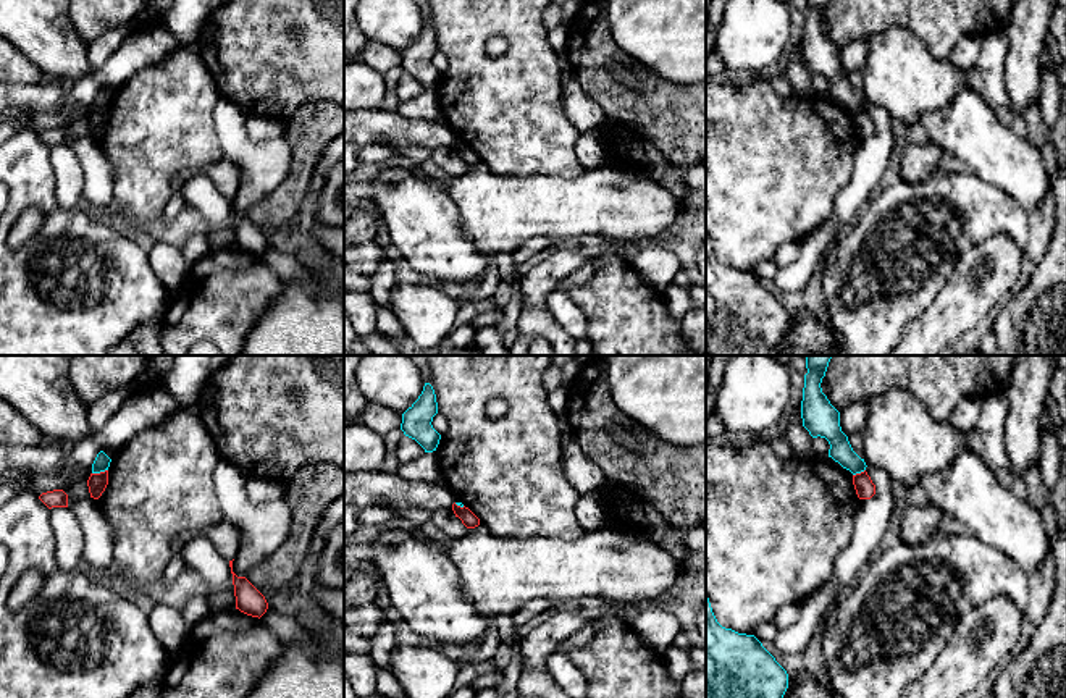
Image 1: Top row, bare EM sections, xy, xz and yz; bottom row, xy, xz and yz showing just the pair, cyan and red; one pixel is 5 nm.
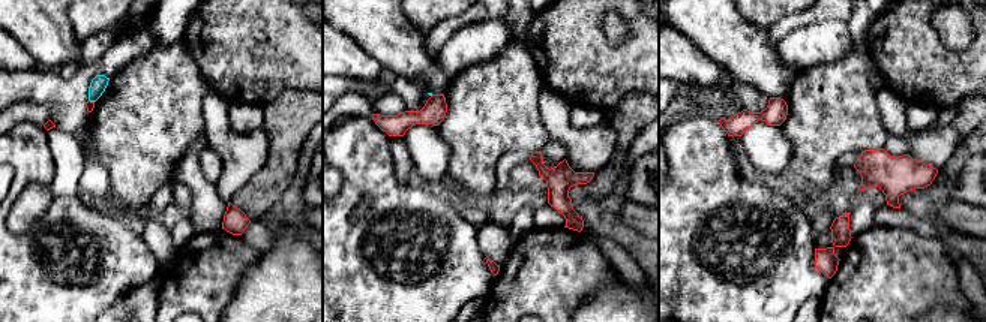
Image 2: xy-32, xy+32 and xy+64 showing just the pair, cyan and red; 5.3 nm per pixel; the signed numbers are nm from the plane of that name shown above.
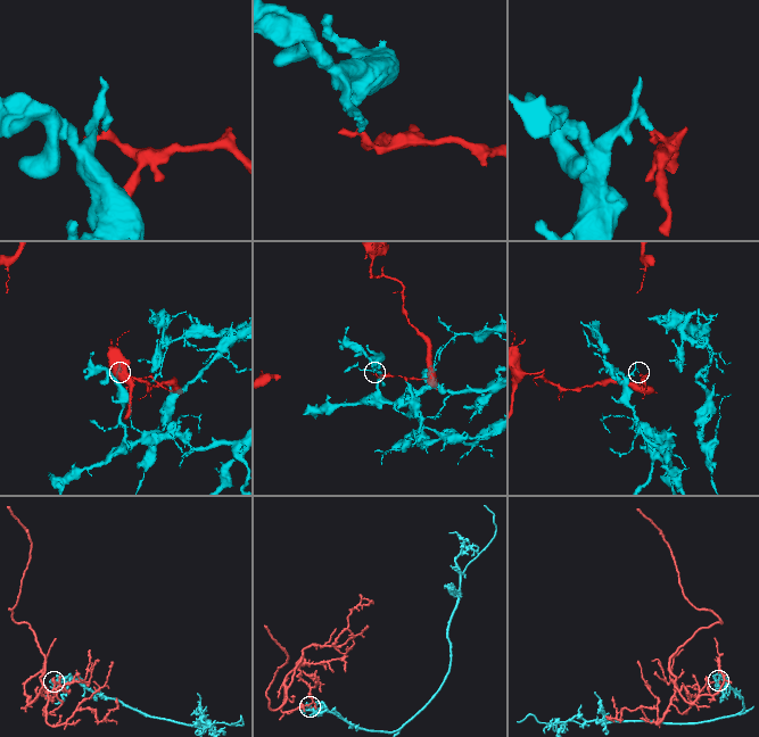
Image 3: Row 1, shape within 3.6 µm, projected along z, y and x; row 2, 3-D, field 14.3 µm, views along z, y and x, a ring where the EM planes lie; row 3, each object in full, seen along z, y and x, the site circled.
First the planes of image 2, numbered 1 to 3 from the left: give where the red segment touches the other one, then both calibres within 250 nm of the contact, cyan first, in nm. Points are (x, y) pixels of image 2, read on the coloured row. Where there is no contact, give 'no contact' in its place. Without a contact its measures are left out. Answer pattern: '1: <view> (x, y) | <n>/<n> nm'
1: xy-32 (92, 101) | 90/50 nm
2: no contact
3: no contact

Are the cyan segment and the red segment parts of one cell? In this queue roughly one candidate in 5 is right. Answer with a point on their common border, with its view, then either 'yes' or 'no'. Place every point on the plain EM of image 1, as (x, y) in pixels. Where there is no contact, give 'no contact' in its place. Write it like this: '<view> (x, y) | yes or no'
xy (99, 110) | no

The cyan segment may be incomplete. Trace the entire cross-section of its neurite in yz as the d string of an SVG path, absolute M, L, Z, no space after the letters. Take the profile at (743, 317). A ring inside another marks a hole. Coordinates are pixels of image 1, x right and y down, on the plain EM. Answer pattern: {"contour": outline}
{"contour": "M706 233L706 355L767 355L787 326L787 309L754 273L722 265Z"}

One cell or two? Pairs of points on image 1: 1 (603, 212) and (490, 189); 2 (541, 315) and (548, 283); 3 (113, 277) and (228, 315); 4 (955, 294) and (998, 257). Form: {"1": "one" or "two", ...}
{"1": "one", "2": "one", "3": "two", "4": "one"}

